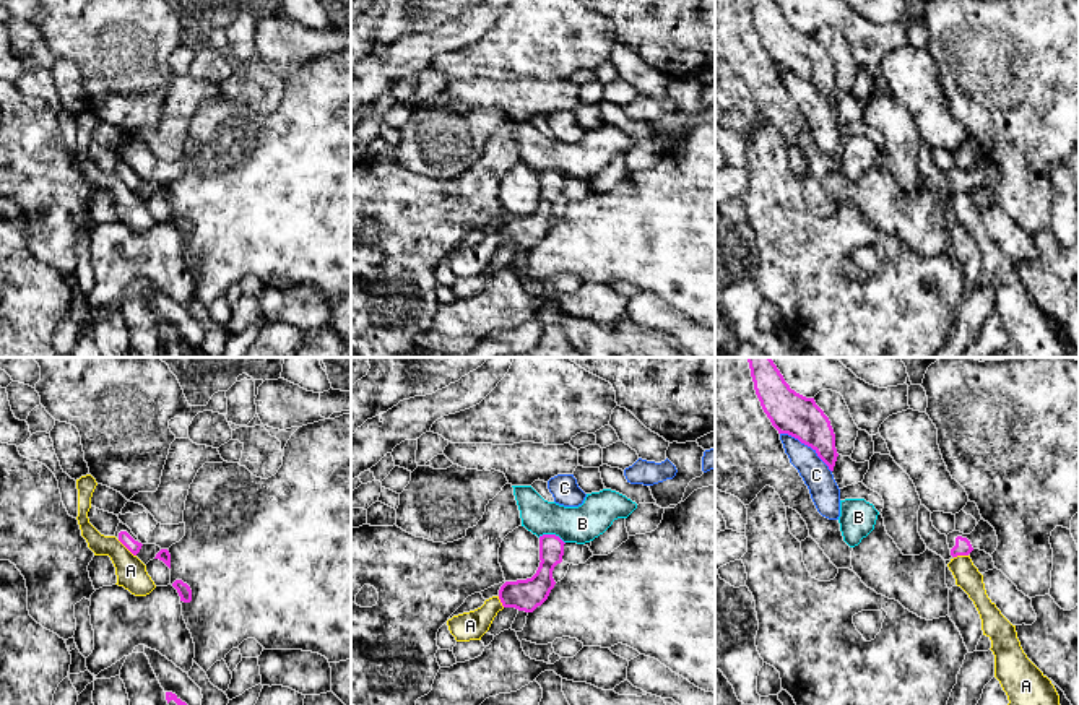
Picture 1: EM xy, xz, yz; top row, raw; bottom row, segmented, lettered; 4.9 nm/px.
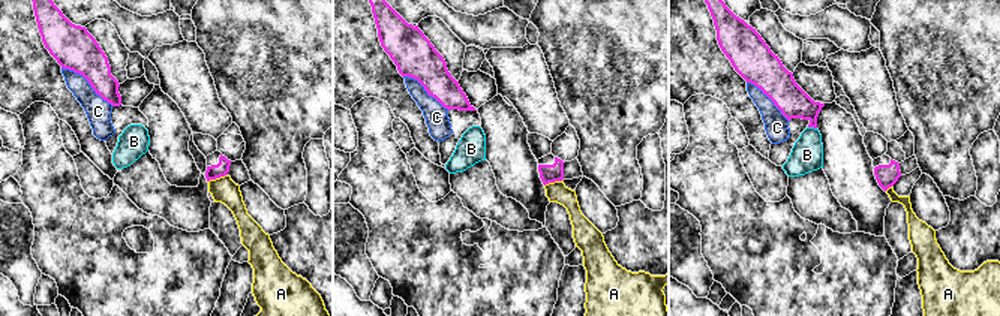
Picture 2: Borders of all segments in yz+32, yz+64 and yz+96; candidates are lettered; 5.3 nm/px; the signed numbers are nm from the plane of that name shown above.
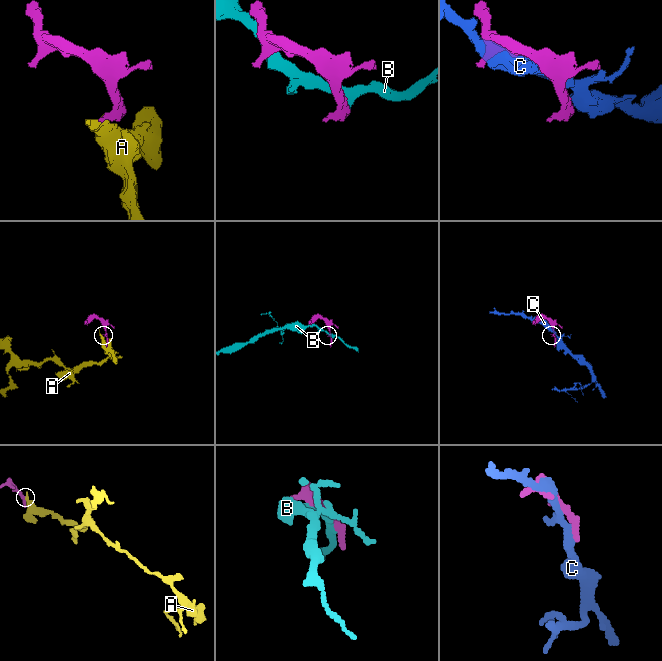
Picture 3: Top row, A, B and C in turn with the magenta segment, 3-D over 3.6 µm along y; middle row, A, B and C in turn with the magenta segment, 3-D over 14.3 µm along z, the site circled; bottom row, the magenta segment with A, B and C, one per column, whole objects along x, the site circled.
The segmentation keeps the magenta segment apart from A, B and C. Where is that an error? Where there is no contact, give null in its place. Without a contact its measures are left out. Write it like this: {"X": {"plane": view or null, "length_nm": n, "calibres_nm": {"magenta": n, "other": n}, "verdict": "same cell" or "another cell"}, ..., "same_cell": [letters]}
{"A": {"plane": "xy", "length_nm": 130, "calibres_nm": {"magenta": 70, "other": 150}, "verdict": "another cell"}, "B": {"plane": "xz", "length_nm": 140, "calibres_nm": {"magenta": 130, "other": 180}, "verdict": "another cell"}, "C": {"plane": "yz", "length_nm": 320, "calibres_nm": {"magenta": 220, "other": 140}, "verdict": "another cell"}, "same_cell": []}

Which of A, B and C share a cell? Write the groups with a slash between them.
A / B / C

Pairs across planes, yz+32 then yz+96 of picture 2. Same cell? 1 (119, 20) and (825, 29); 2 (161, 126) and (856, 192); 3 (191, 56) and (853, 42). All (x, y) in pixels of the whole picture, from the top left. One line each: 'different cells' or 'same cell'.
1: same cell
2: same cell
3: different cells

